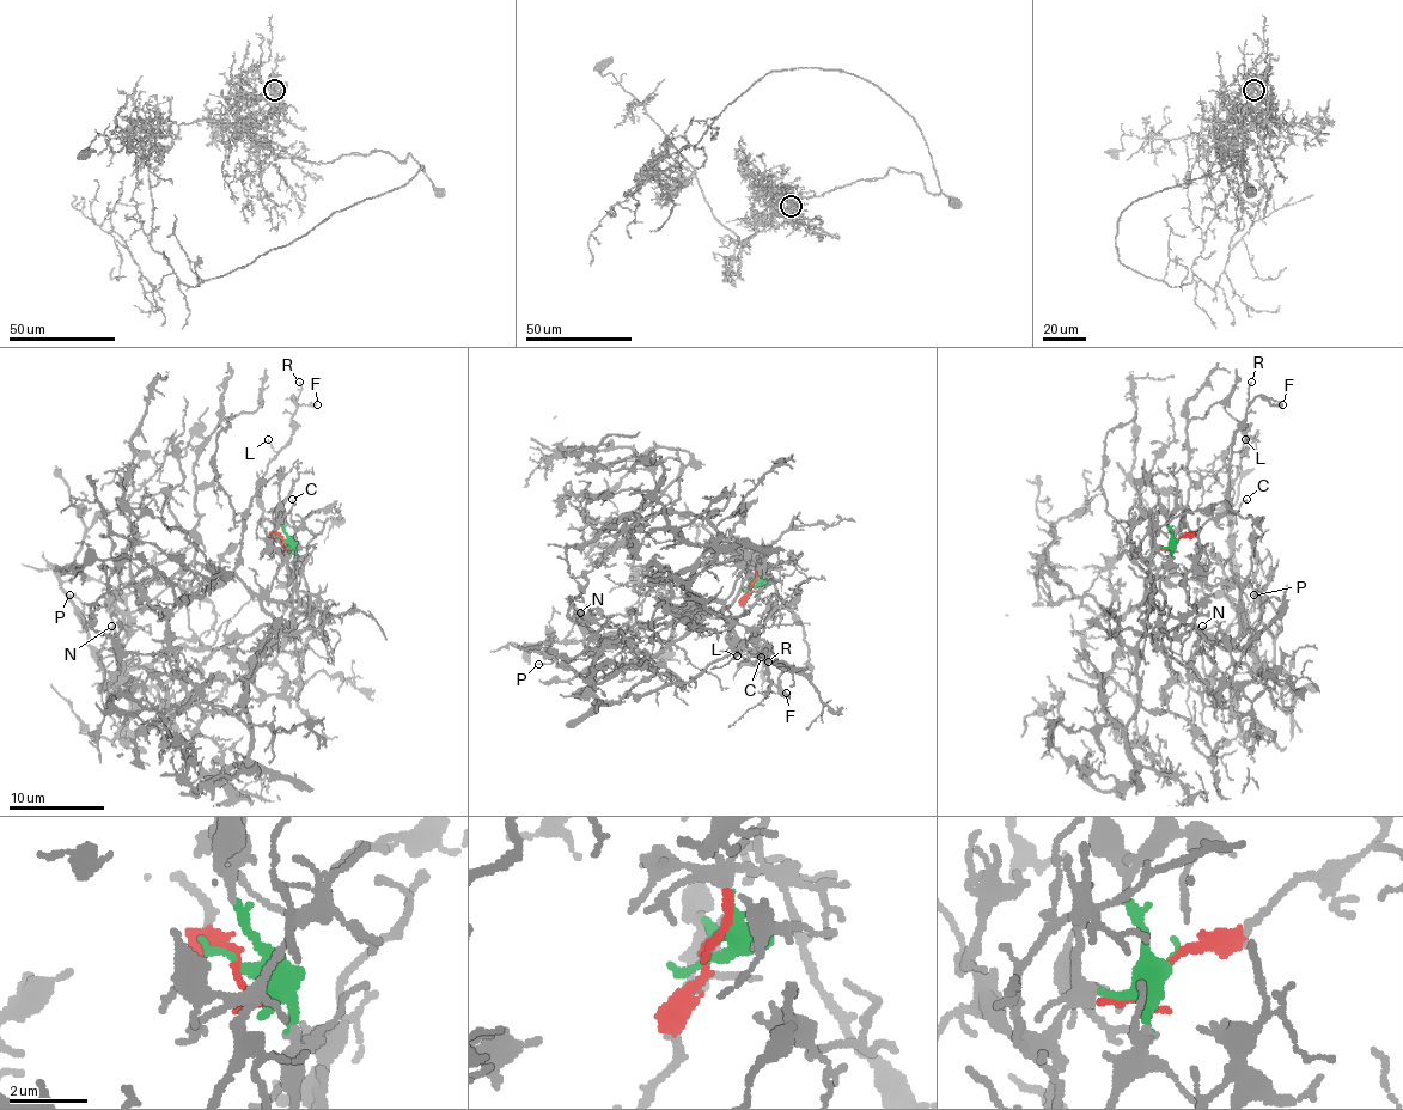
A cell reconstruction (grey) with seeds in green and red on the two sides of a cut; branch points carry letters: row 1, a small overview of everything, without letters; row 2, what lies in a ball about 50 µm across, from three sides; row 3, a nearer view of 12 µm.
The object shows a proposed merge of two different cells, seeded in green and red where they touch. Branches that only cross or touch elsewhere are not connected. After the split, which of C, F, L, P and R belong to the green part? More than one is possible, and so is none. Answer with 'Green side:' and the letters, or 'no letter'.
Green side: P

